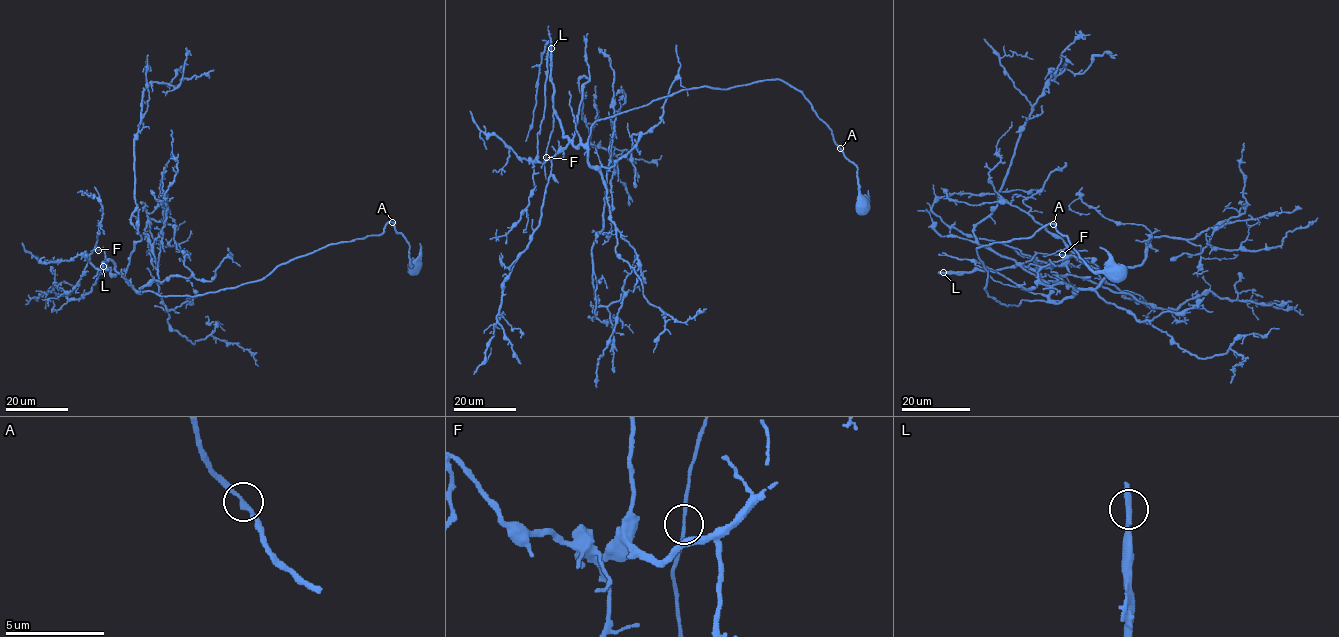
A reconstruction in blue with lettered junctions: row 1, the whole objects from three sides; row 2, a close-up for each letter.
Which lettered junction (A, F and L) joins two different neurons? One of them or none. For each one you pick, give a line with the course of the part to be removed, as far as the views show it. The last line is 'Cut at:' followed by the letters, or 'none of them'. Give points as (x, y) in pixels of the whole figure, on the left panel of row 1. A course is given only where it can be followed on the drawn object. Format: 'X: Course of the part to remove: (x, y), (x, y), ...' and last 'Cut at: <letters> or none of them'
Cut at: none of them

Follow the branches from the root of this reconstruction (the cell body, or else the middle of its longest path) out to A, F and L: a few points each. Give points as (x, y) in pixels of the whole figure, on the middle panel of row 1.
A: (862, 207), (865, 206), (865, 200), (860, 194), (857, 167), (840, 148)
F: (862, 207), (857, 167), (810, 102), (779, 79), (678, 91), (596, 120), (575, 146), (554, 113), (546, 157)
L: (862, 207), (857, 167), (810, 102), (782, 81), (678, 91), (596, 120), (575, 146), (554, 108), (551, 49)

